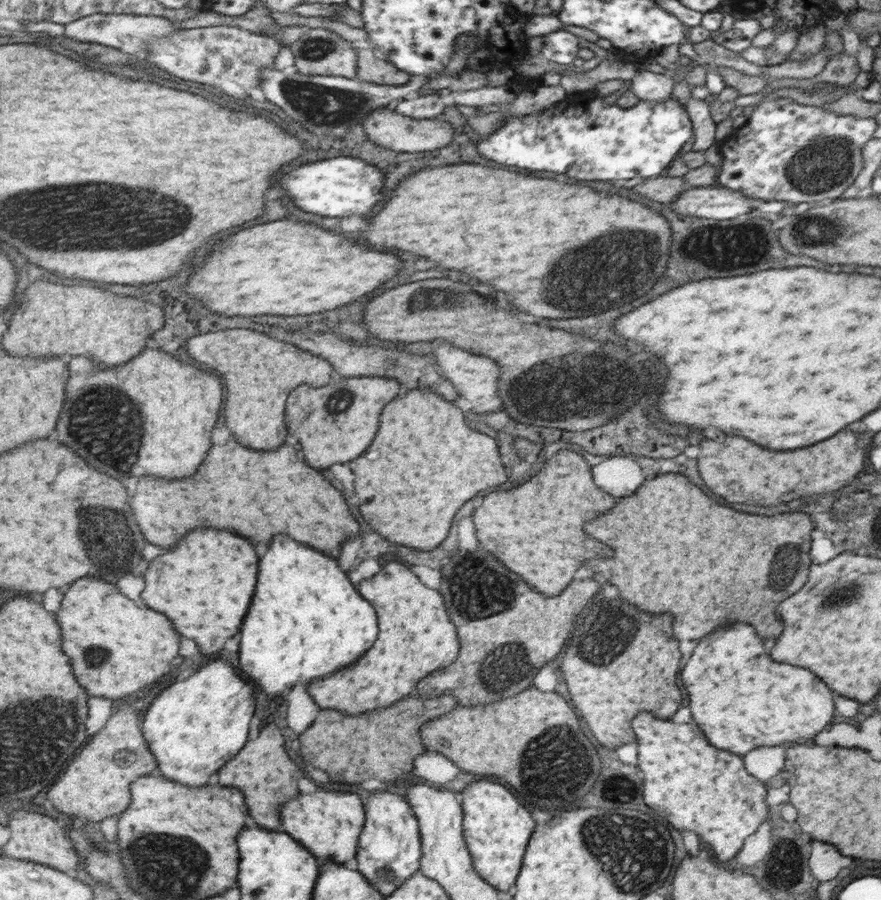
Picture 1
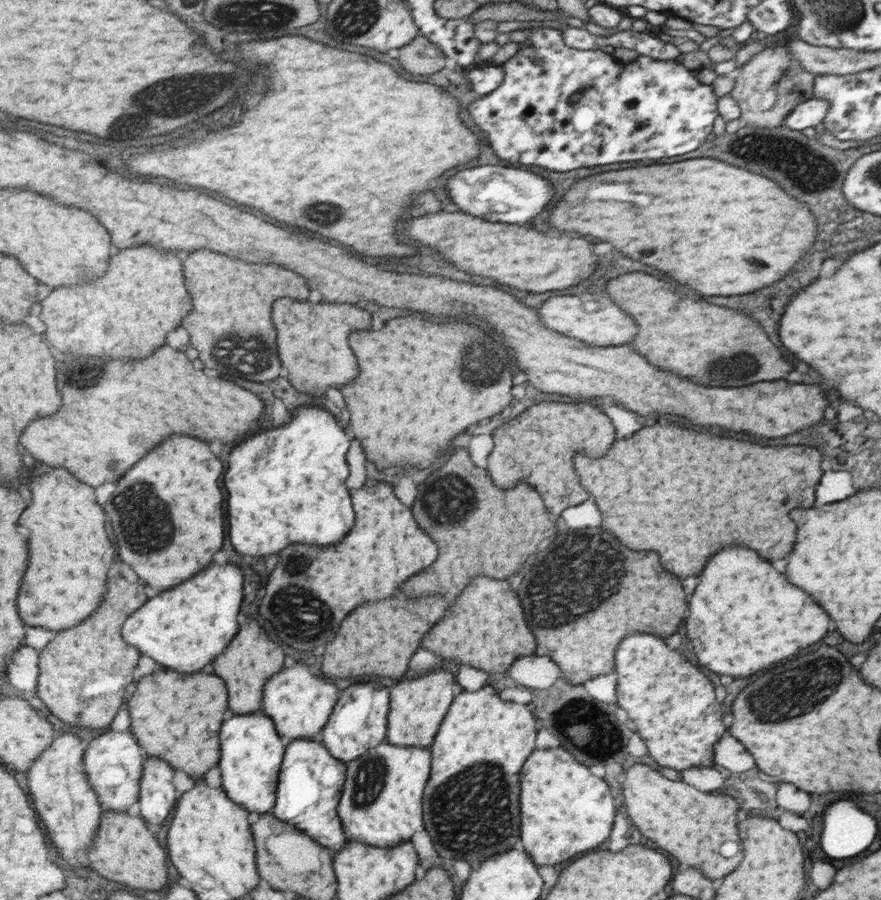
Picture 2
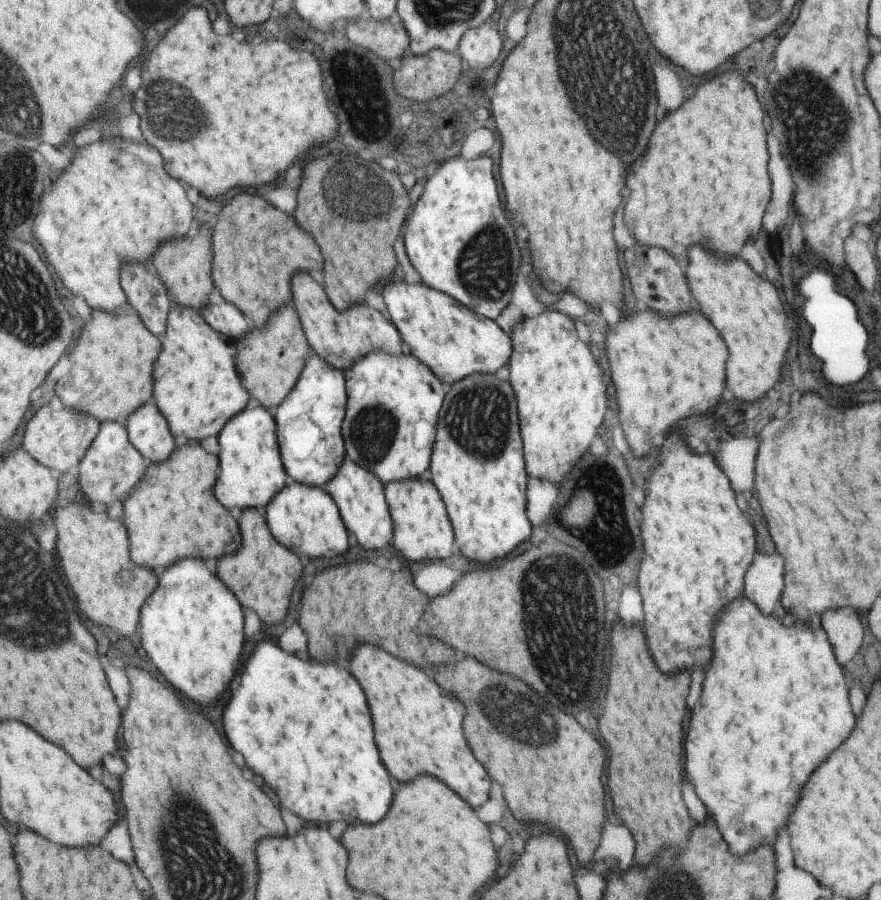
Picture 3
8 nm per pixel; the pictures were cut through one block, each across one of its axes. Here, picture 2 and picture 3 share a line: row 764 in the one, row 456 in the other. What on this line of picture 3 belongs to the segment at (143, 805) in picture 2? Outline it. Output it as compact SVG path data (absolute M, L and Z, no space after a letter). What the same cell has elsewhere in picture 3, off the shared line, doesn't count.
M152 402L141 406L128 422L132 442L152 462L166 462L176 450L176 438L166 416Z

